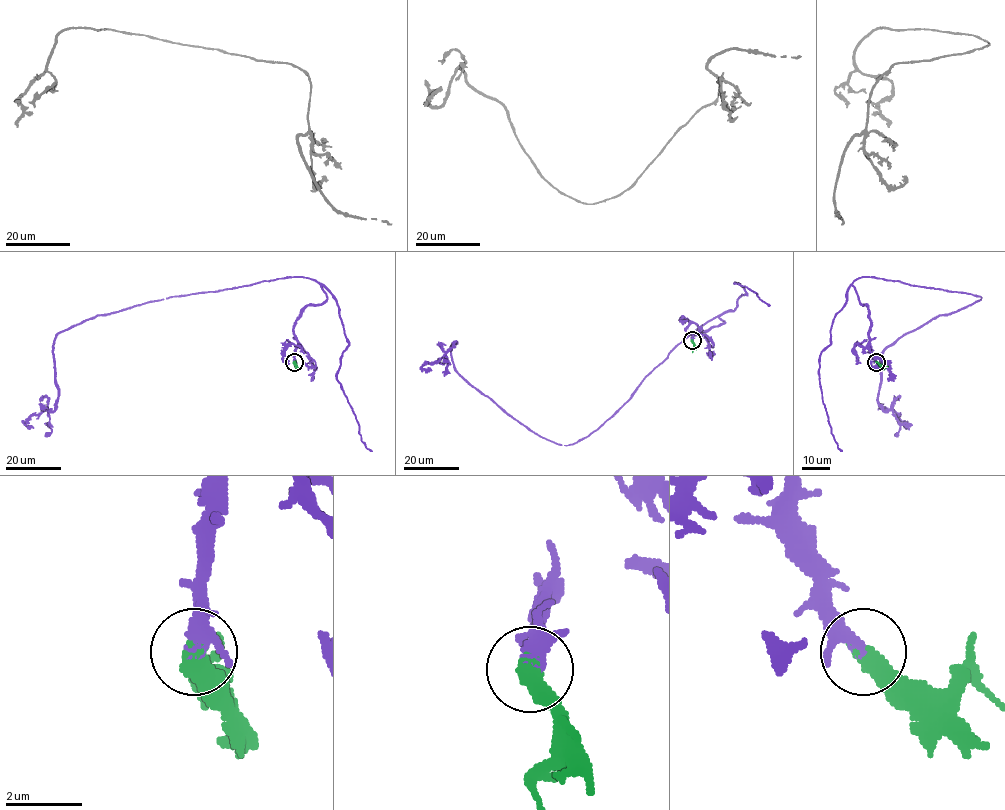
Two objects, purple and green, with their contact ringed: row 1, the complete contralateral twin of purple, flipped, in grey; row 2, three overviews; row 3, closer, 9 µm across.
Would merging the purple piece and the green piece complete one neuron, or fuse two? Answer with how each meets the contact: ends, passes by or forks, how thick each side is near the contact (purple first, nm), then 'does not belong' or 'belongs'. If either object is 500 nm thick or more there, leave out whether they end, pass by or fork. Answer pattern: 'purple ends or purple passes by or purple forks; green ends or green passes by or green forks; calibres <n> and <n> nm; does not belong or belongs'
calibres 240 and 500 nm; belongs

